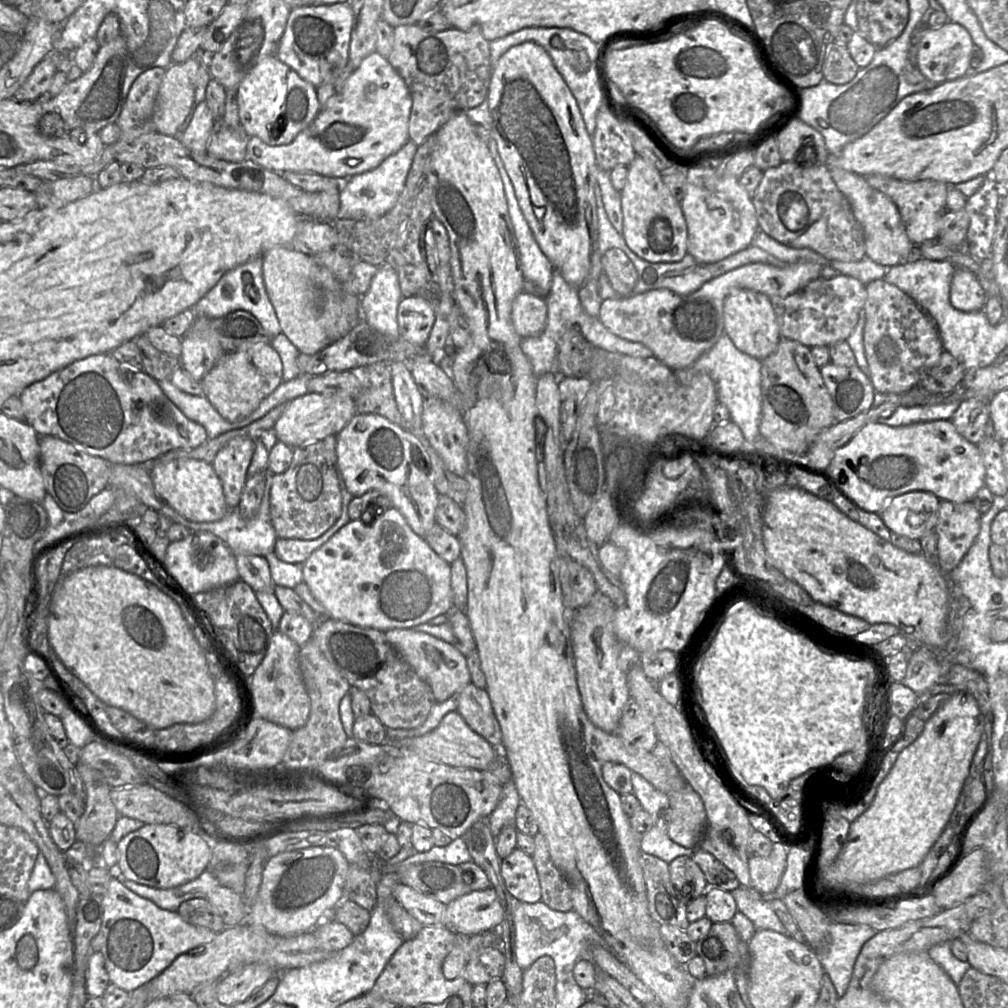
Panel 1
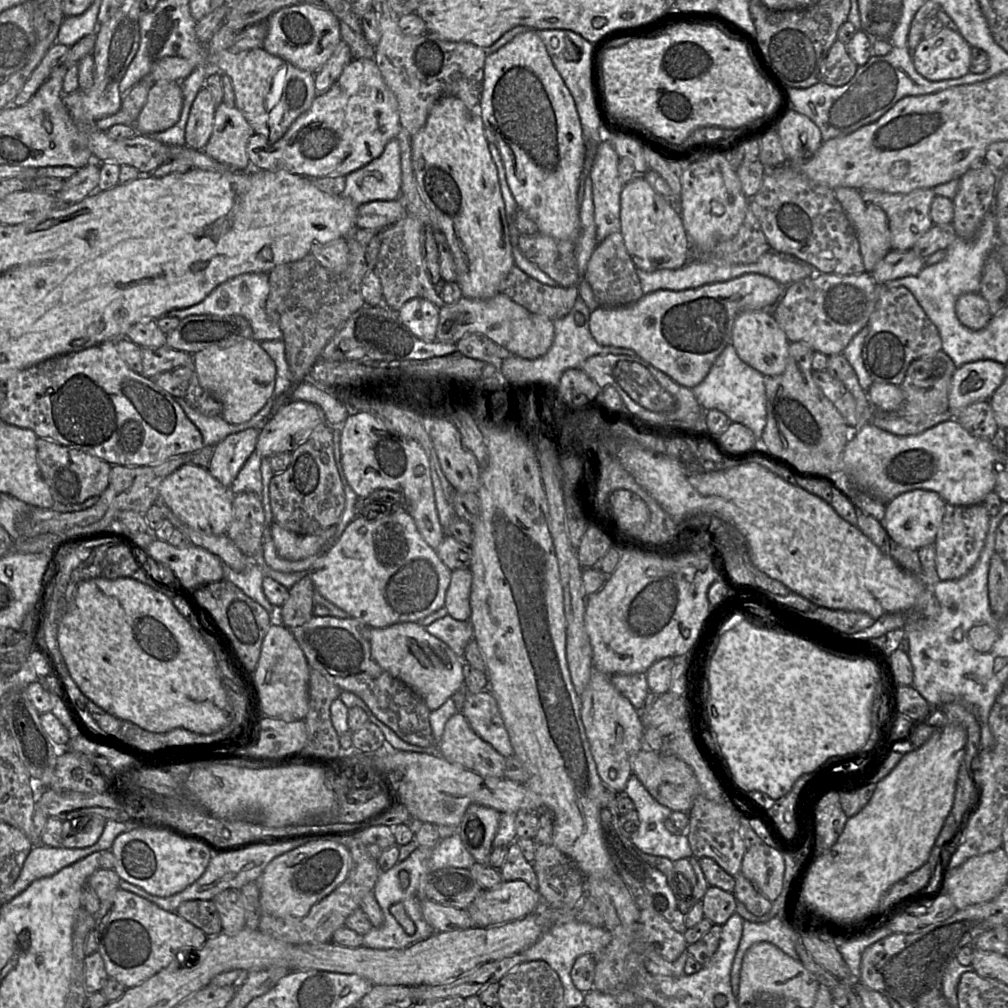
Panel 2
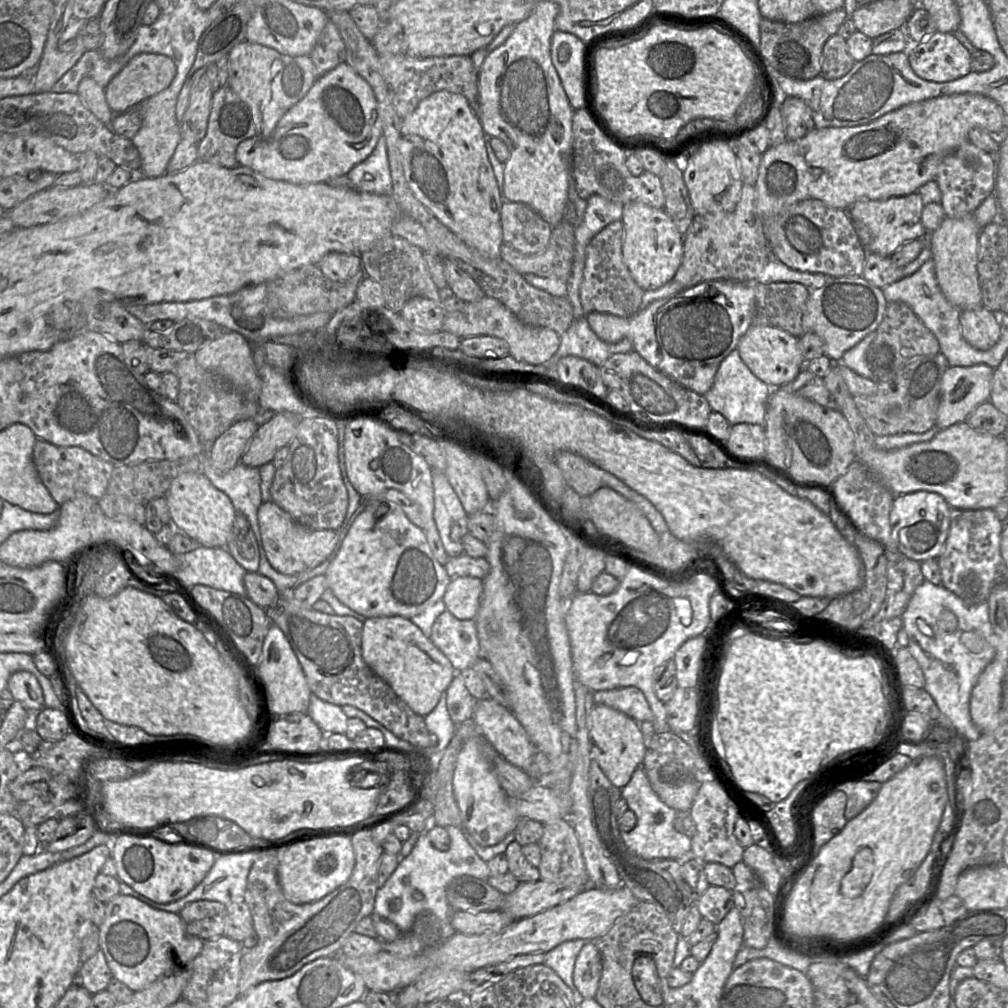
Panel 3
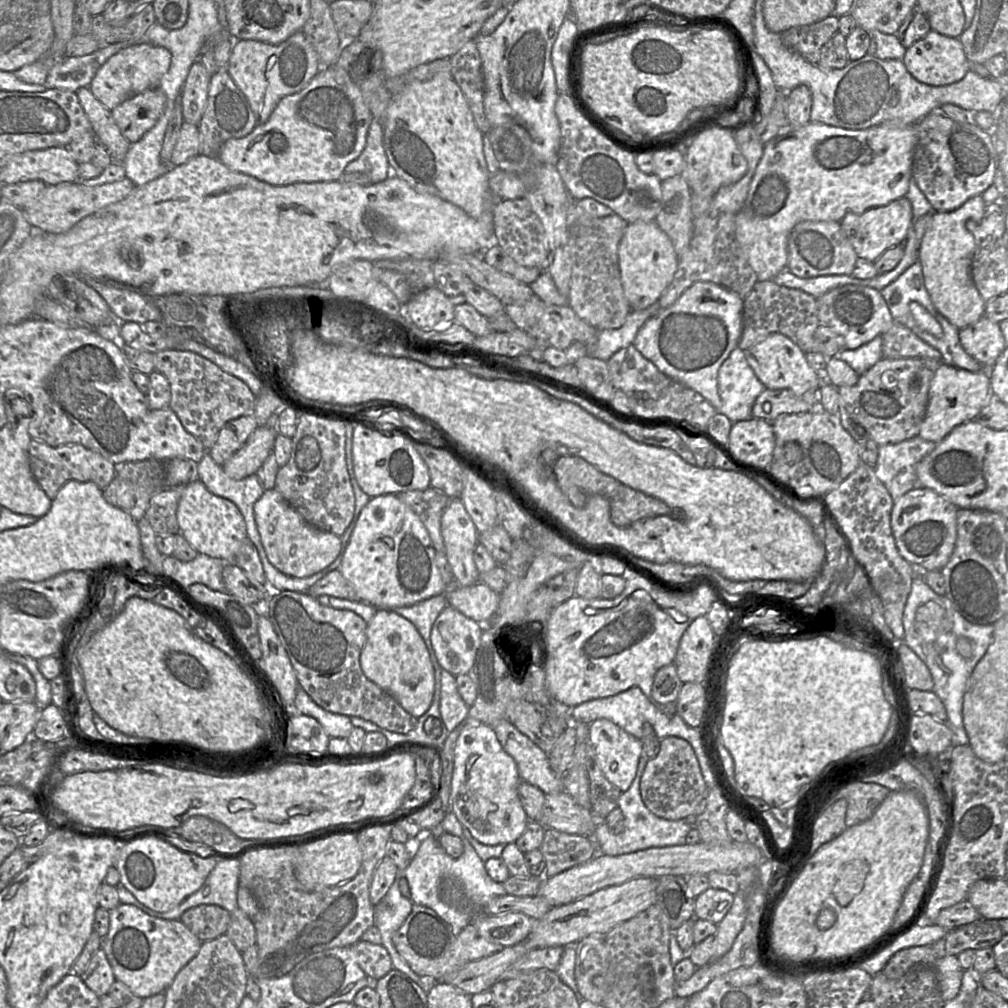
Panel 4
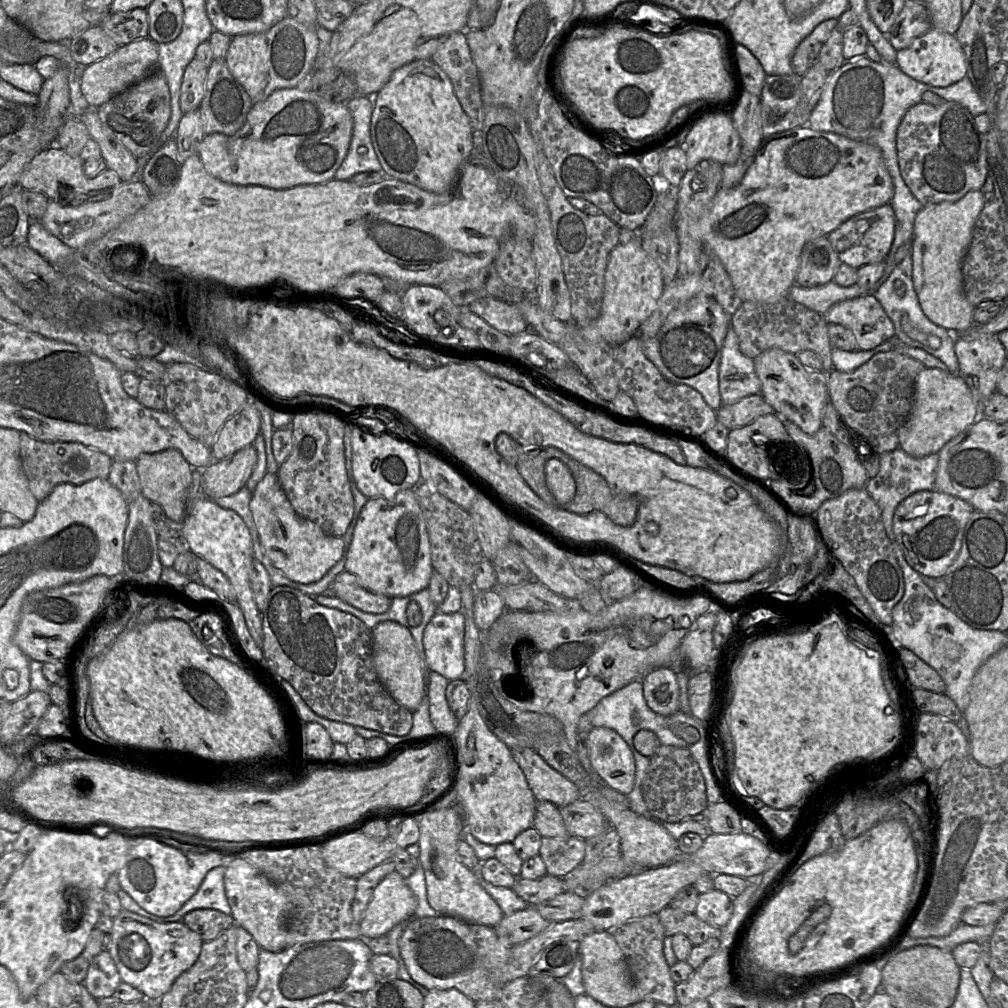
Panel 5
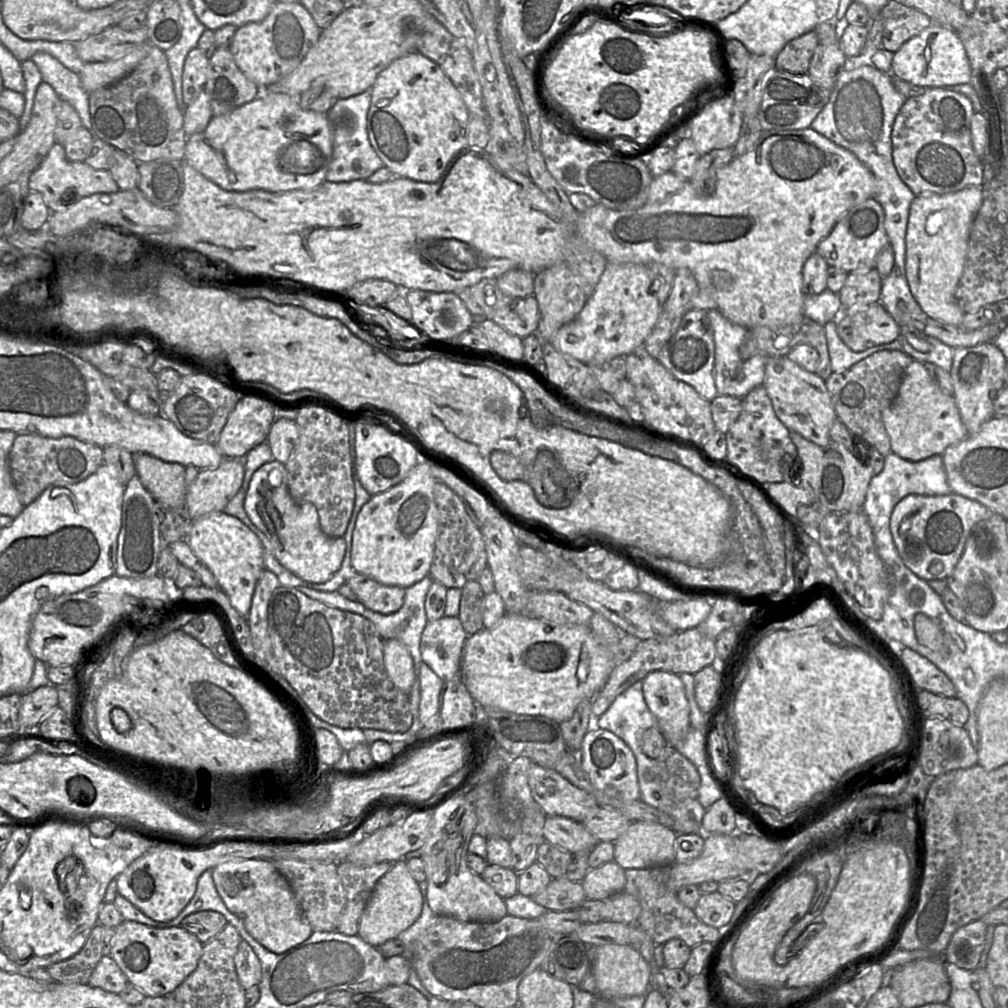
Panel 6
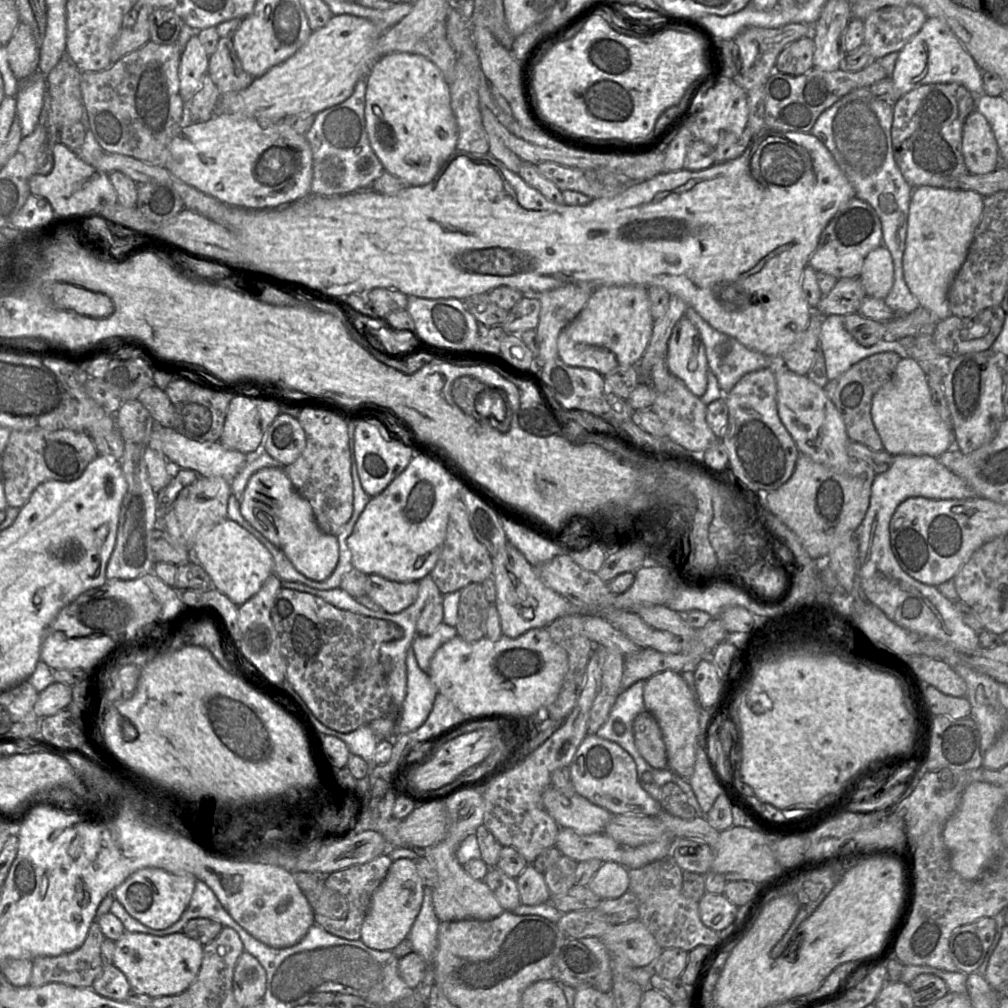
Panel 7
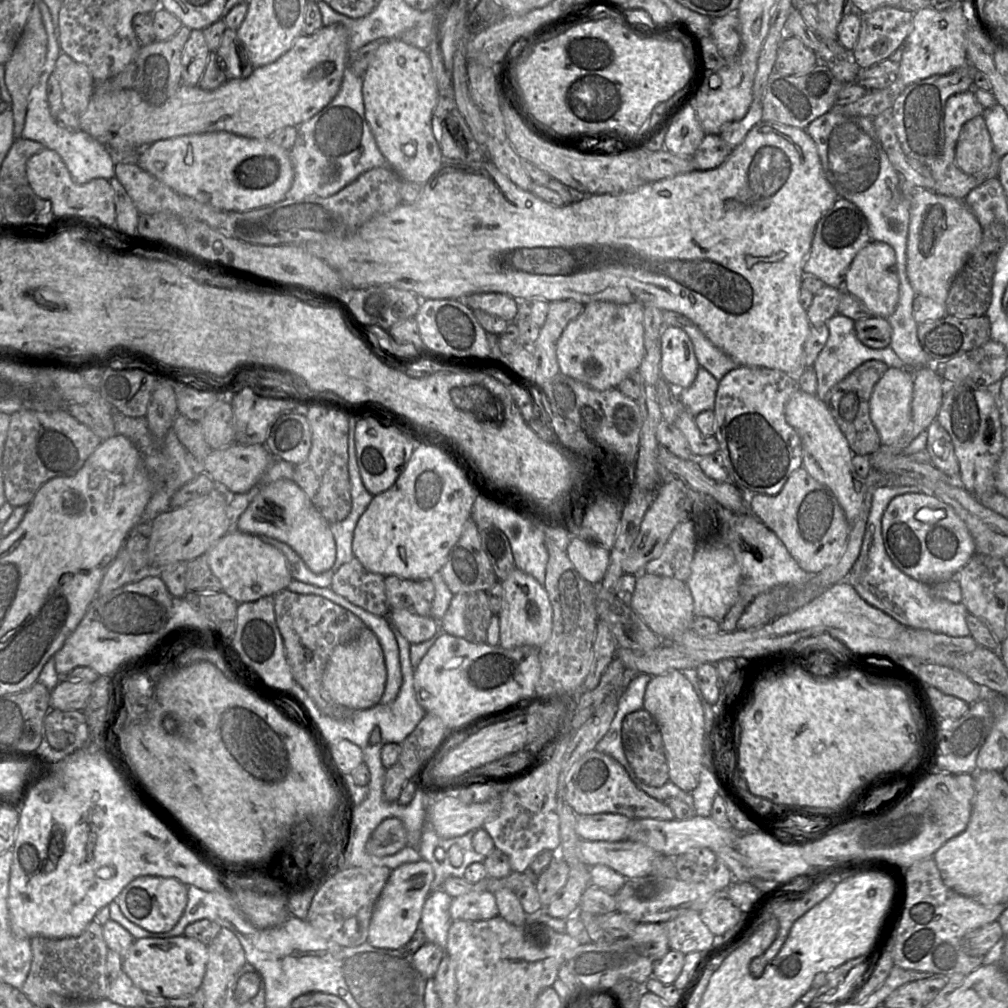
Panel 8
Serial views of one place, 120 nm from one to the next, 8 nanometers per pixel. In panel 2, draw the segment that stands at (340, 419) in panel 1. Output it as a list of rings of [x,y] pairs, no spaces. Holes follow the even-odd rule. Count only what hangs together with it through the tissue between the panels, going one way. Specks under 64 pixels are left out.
[[[290,400],[259,429],[255,452],[271,458],[282,452],[293,452],[313,430],[324,424],[322,409],[313,403]]]

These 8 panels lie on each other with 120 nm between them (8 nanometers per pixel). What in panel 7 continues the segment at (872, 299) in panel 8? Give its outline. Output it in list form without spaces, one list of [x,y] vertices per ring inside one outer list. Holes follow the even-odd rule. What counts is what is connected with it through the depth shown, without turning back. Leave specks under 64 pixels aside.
[[[884,245],[866,256],[858,279],[866,296],[883,300],[888,295],[894,282],[894,266],[890,251]]]

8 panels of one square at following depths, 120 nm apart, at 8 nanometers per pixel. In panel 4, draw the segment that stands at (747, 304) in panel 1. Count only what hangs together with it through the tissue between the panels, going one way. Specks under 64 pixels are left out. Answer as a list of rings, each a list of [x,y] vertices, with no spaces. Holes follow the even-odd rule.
[[[772,333],[744,352],[748,364],[766,389],[789,389],[795,394],[803,394],[809,390],[819,390],[822,385],[823,374],[816,372],[808,364],[806,353],[783,334]]]

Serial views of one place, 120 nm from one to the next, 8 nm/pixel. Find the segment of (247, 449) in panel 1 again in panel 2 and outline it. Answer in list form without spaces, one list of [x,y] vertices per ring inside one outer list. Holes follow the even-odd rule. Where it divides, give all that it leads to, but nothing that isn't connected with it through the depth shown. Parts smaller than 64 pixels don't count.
[[[258,428],[230,434],[215,446],[208,466],[209,473],[224,487],[230,487],[239,471],[255,452]]]

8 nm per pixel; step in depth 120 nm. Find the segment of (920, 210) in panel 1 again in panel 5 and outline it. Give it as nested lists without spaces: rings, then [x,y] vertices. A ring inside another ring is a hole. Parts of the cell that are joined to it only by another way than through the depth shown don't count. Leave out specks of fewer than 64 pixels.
[[[888,203],[849,218],[829,233],[827,238],[842,263],[859,269],[868,264],[886,261],[895,237],[895,229],[895,213]]]

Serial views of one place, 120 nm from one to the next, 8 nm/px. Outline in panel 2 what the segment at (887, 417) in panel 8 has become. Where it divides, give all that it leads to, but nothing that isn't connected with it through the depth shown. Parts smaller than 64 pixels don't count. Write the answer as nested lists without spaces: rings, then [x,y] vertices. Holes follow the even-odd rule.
[[[992,360],[970,362],[956,368],[951,380],[948,407],[953,419],[970,404],[989,401],[1004,377],[1005,365]]]

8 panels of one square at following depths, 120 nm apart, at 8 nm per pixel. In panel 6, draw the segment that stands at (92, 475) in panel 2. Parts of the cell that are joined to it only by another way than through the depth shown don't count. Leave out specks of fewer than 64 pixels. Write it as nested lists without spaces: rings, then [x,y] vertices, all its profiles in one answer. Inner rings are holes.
[[[18,434],[8,455],[11,478],[24,507],[35,501],[50,485],[81,482],[95,473],[102,464],[103,448],[70,436],[47,438]]]

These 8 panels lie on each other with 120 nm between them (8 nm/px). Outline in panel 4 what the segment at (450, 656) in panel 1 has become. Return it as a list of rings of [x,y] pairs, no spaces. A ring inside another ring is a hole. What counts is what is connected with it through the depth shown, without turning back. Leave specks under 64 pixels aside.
[[[377,610],[367,624],[360,666],[369,680],[391,695],[413,717],[419,718],[429,709],[435,686],[429,652],[414,624],[394,610]]]

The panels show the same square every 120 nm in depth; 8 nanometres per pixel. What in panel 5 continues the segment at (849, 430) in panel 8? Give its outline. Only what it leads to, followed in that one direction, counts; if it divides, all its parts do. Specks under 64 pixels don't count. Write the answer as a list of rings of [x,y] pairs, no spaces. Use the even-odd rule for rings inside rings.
[[[896,350],[878,352],[852,372],[833,369],[828,375],[829,401],[846,425],[864,437],[882,454],[899,447],[898,431],[914,404],[916,379],[925,366]]]

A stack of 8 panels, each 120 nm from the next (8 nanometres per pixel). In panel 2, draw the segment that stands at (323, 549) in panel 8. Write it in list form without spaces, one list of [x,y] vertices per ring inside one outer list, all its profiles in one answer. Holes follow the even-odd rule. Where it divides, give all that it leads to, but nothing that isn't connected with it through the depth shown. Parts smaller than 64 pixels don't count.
[[[273,522],[270,532],[278,555],[289,561],[298,561],[316,554],[336,533],[336,526],[329,527],[321,533],[299,535]]]

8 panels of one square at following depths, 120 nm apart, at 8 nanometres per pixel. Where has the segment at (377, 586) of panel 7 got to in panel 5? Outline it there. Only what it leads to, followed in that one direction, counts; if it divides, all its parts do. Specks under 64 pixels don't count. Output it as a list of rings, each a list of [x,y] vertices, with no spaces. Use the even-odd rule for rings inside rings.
[[[343,571],[333,581],[323,595],[337,597],[345,603],[370,614],[382,614],[388,611],[391,598],[372,593],[358,582],[350,572]]]

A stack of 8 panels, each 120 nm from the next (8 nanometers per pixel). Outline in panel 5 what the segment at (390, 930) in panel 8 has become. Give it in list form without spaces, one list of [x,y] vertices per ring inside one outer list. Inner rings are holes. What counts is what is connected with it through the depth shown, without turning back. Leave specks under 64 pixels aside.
[[[398,872],[388,874],[375,888],[360,922],[361,938],[387,935],[397,924],[411,918],[417,898]]]

